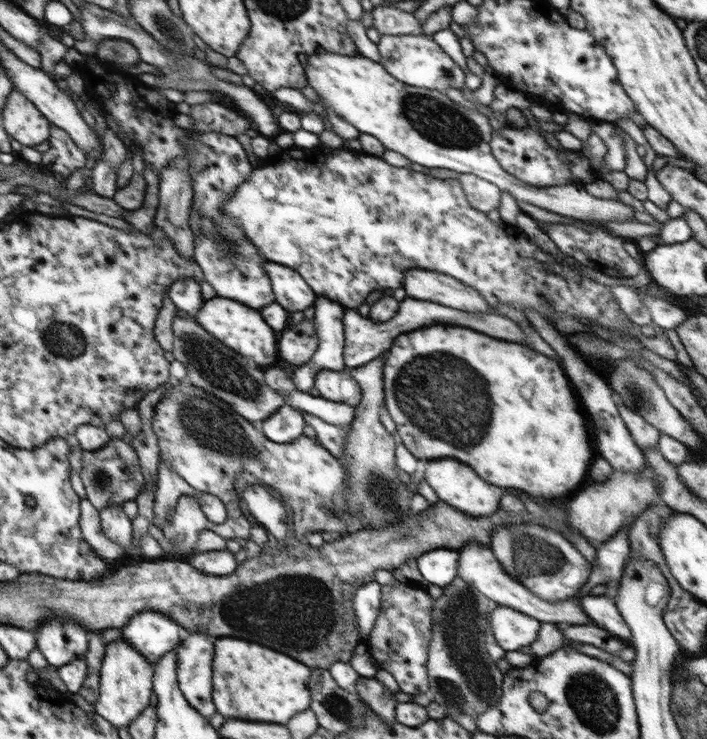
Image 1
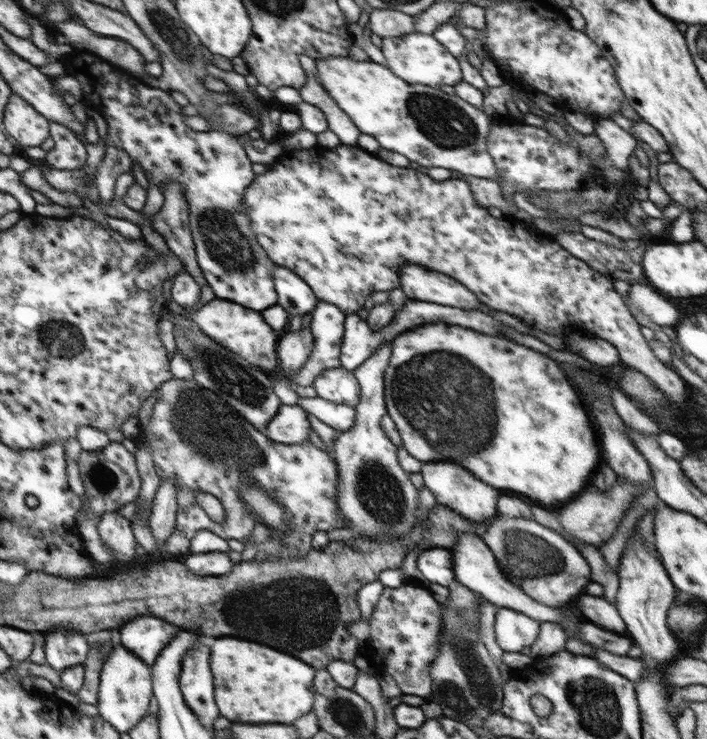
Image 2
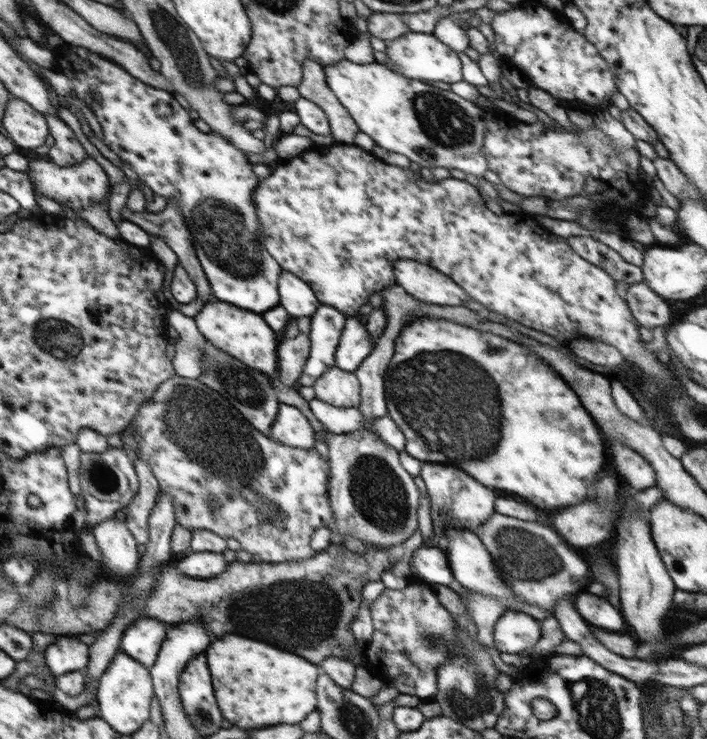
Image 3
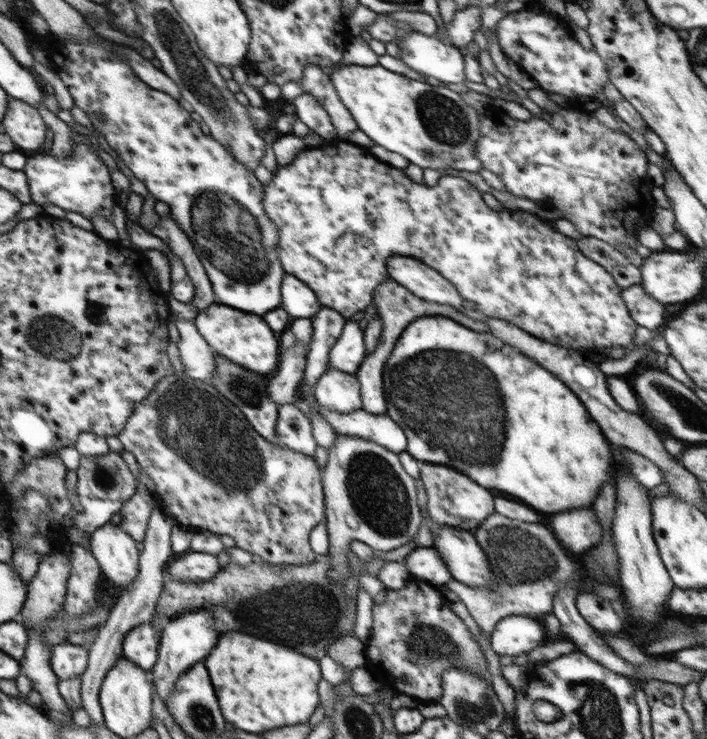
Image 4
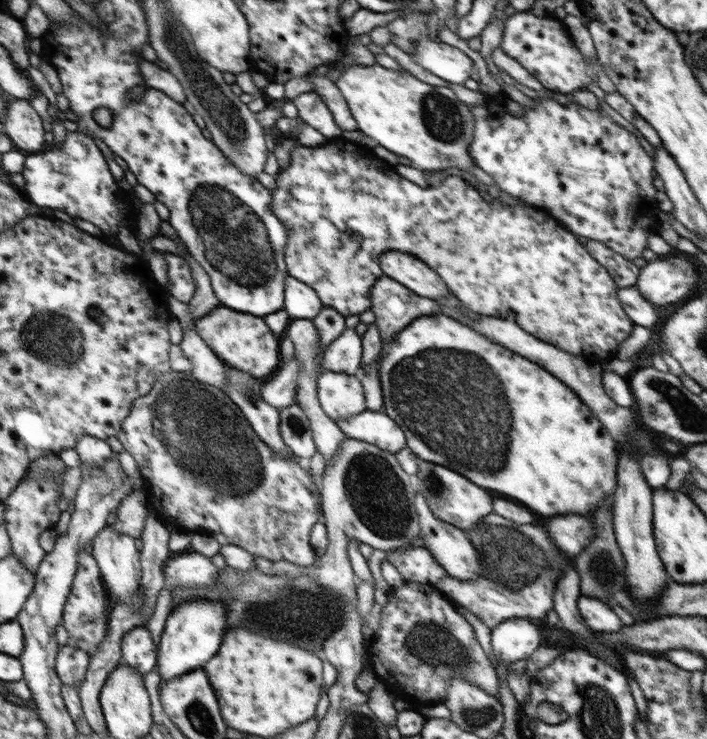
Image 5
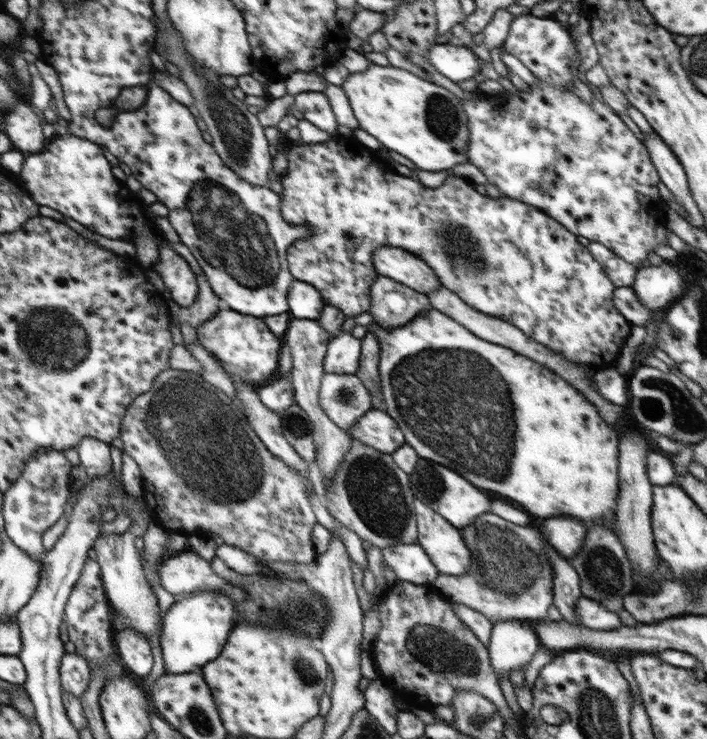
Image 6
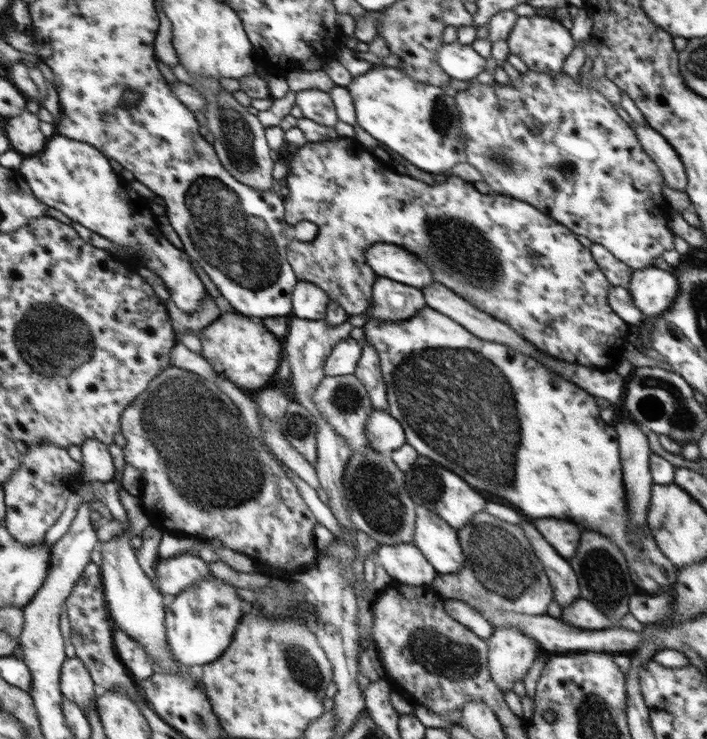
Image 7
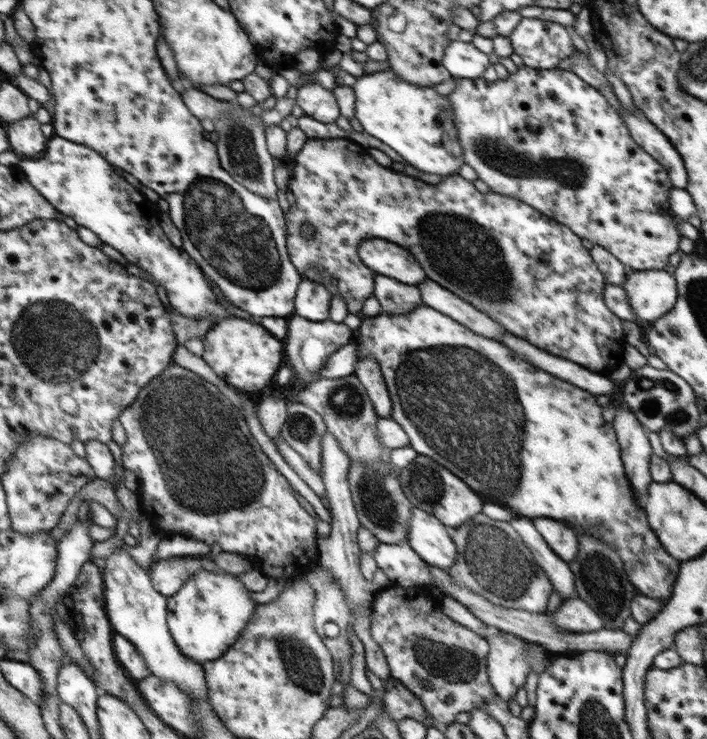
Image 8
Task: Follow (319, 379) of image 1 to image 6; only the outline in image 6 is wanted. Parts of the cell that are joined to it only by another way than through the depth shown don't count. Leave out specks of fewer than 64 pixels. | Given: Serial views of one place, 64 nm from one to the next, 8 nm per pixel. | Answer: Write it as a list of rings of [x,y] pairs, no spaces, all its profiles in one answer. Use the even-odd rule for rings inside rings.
[[[325,373],[318,398],[326,416],[346,433],[373,408],[371,393],[355,375]]]

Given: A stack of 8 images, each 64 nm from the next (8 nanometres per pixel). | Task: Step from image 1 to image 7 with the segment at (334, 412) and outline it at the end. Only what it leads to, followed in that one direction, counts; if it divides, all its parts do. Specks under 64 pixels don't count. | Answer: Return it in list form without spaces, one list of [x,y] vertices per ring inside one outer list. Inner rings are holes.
[[[375,410],[367,420],[367,437],[374,450],[390,454],[407,443],[402,425],[390,413]]]

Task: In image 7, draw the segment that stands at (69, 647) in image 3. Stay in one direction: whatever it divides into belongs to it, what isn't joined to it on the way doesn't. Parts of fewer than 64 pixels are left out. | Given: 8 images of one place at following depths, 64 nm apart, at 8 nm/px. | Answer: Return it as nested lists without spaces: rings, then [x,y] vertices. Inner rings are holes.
[[[66,658],[60,673],[60,690],[63,698],[67,698],[81,707],[88,718],[88,709],[96,700],[96,683],[89,673],[88,667],[82,660],[75,658]]]

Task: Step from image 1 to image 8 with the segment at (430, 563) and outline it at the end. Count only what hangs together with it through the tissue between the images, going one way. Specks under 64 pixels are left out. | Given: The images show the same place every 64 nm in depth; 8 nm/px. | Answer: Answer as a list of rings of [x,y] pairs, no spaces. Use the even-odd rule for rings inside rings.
[[[380,543],[372,552],[374,560],[377,562],[377,568],[380,568],[388,577],[389,581],[398,582],[399,586],[414,587],[419,585],[428,585],[432,583],[432,576],[429,564],[420,558],[410,545],[406,543],[390,544]]]

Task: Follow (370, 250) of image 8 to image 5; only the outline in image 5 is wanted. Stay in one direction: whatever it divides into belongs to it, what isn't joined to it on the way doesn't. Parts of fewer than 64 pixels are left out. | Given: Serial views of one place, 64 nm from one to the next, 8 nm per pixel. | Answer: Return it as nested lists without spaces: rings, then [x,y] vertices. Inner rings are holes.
[[[394,250],[382,253],[379,265],[386,276],[410,288],[418,296],[434,300],[452,294],[446,288],[446,282],[432,268],[428,268],[423,260],[410,256],[410,253],[394,252]]]

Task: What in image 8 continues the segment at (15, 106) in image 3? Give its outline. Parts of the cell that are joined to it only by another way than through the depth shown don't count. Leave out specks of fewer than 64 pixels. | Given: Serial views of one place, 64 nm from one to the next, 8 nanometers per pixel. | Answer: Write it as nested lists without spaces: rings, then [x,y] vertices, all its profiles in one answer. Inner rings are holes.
[[[34,116],[10,123],[7,132],[11,151],[22,156],[38,156],[46,149],[46,136],[40,130],[40,122]]]

